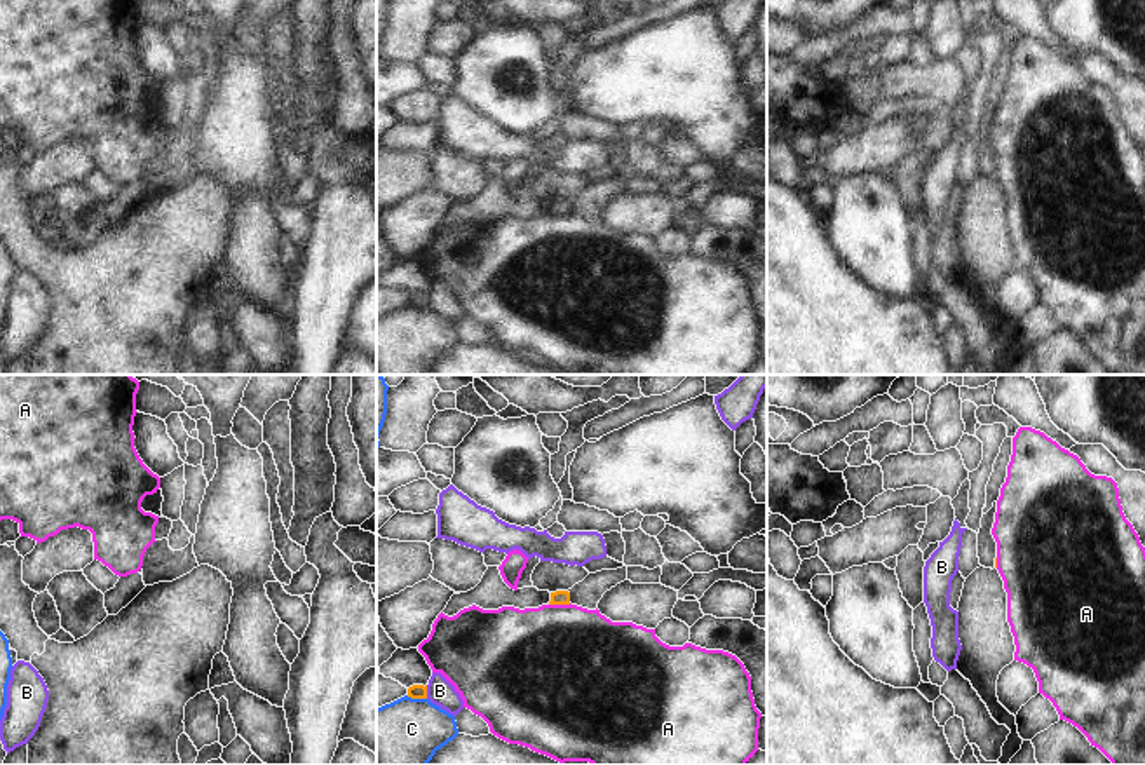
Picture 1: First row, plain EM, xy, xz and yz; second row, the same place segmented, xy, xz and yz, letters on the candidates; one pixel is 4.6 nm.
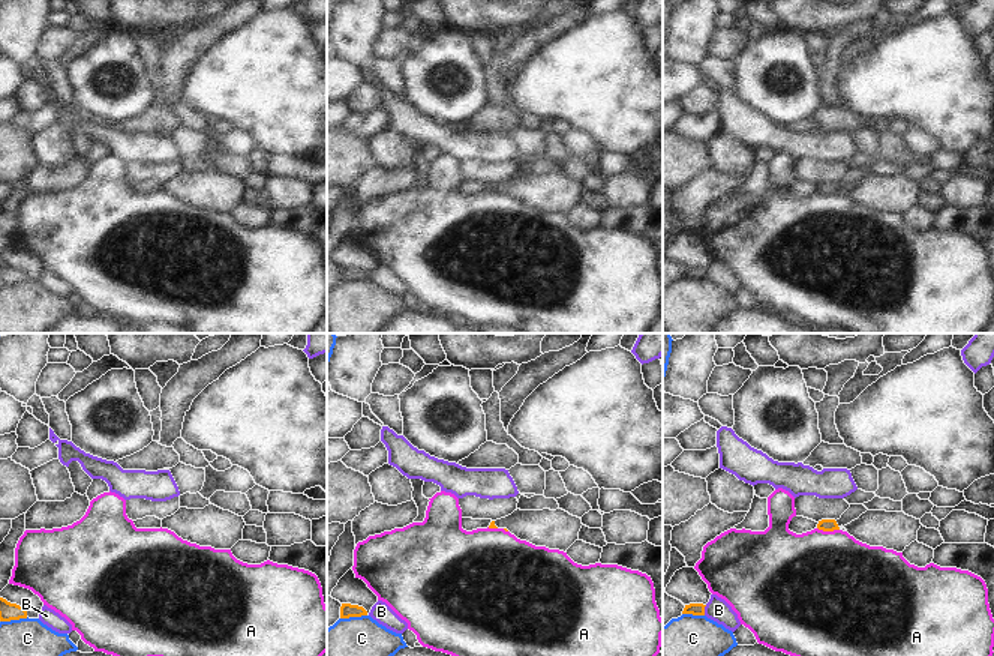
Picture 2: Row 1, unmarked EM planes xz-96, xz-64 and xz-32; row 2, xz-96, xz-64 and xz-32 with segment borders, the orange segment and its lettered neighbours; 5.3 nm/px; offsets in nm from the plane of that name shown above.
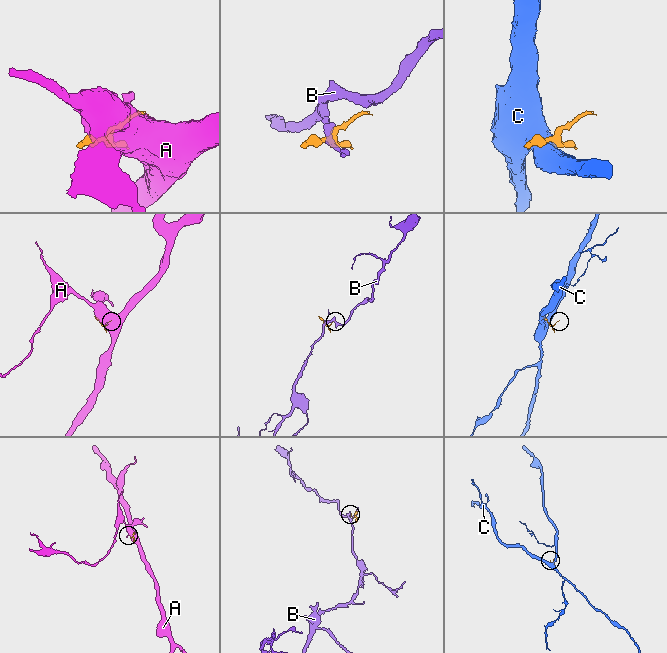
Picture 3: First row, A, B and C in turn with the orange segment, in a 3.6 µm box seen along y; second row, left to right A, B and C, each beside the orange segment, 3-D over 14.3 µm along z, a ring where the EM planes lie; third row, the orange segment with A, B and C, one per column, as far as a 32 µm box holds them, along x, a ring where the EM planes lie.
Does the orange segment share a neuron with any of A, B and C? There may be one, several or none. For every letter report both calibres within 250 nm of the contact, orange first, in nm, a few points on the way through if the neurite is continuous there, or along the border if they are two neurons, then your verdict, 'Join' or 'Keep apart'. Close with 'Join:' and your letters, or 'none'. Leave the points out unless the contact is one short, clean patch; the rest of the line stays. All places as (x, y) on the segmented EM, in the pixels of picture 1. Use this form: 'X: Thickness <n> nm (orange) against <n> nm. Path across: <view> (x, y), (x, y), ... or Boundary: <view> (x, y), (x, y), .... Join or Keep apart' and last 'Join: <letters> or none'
A: Thickness 60 nm (orange) against 500 nm. Keep apart
B: Thickness 60 nm (orange) against 120 nm. Boundary: xz (426, 685), (427, 697). Keep apart
C: Thickness 60 nm (orange) against 360 nm. Boundary: xz (406, 696), (426, 699). Keep apart
Join: none

